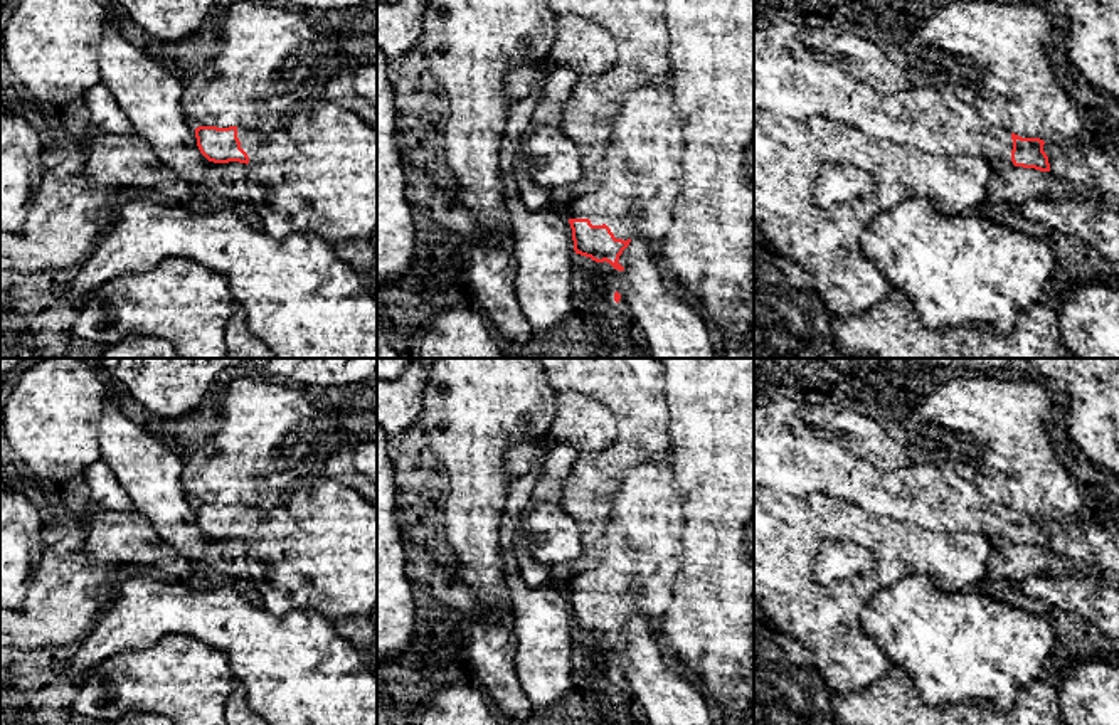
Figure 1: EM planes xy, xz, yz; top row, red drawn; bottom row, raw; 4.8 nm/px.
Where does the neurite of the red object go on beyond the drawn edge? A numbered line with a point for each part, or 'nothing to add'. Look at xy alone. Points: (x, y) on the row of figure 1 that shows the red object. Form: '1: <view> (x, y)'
1: xy (261, 147)

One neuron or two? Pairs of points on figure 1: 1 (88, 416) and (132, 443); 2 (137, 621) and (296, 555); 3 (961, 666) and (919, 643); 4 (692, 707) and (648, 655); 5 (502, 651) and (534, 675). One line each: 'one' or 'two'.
1: two
2: two
3: one
4: one
5: two

